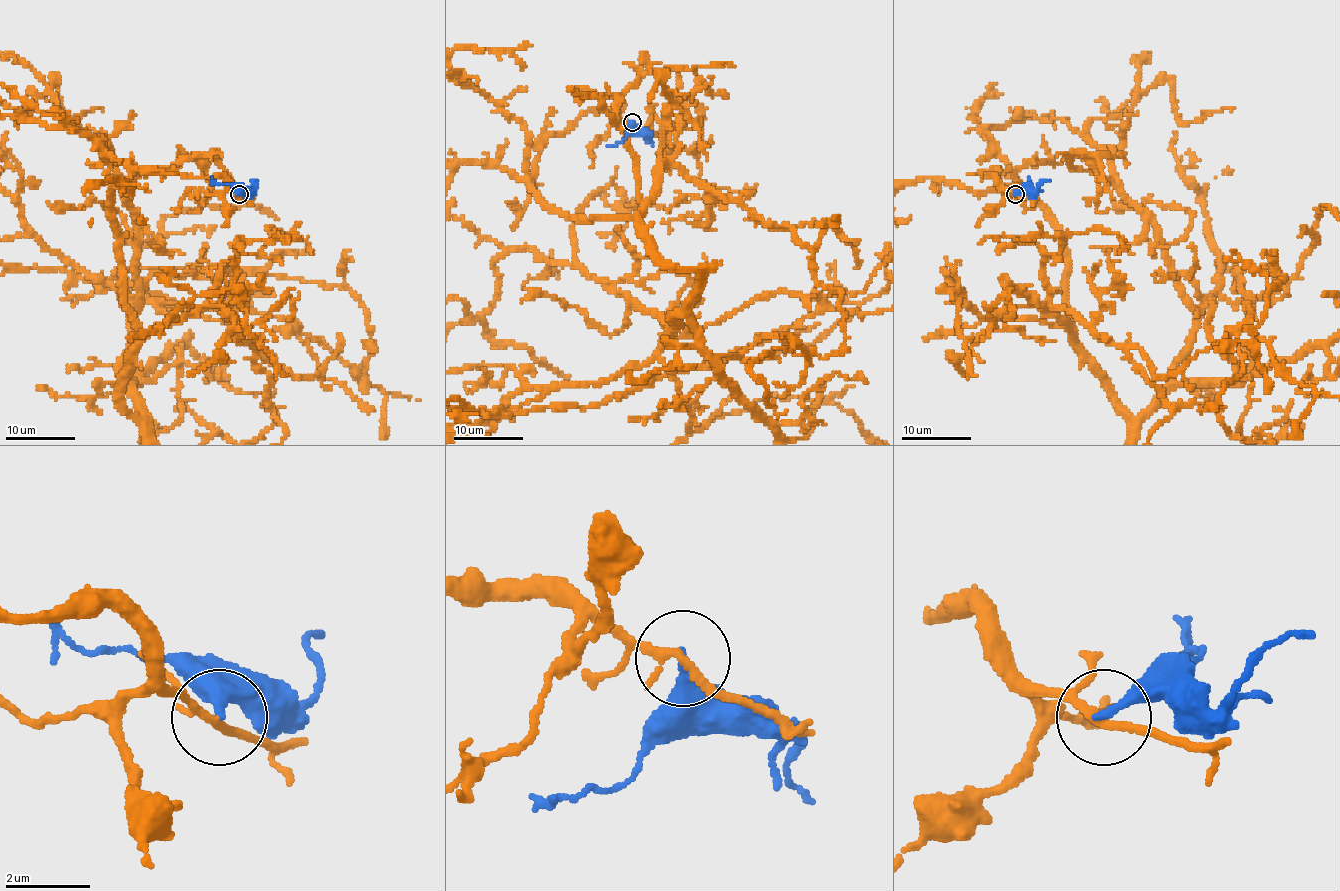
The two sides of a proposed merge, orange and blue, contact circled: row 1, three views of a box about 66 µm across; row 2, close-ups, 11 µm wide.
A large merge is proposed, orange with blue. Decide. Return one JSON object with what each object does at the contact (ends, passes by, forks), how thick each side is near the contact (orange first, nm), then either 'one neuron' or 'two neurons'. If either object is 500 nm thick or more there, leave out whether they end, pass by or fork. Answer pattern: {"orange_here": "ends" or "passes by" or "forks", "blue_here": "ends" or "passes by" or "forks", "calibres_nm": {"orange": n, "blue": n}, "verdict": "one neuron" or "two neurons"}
{"orange_here": "forks", "blue_here": "ends", "calibres_nm": {"orange": 150, "blue": 280}, "verdict": "two neurons"}

